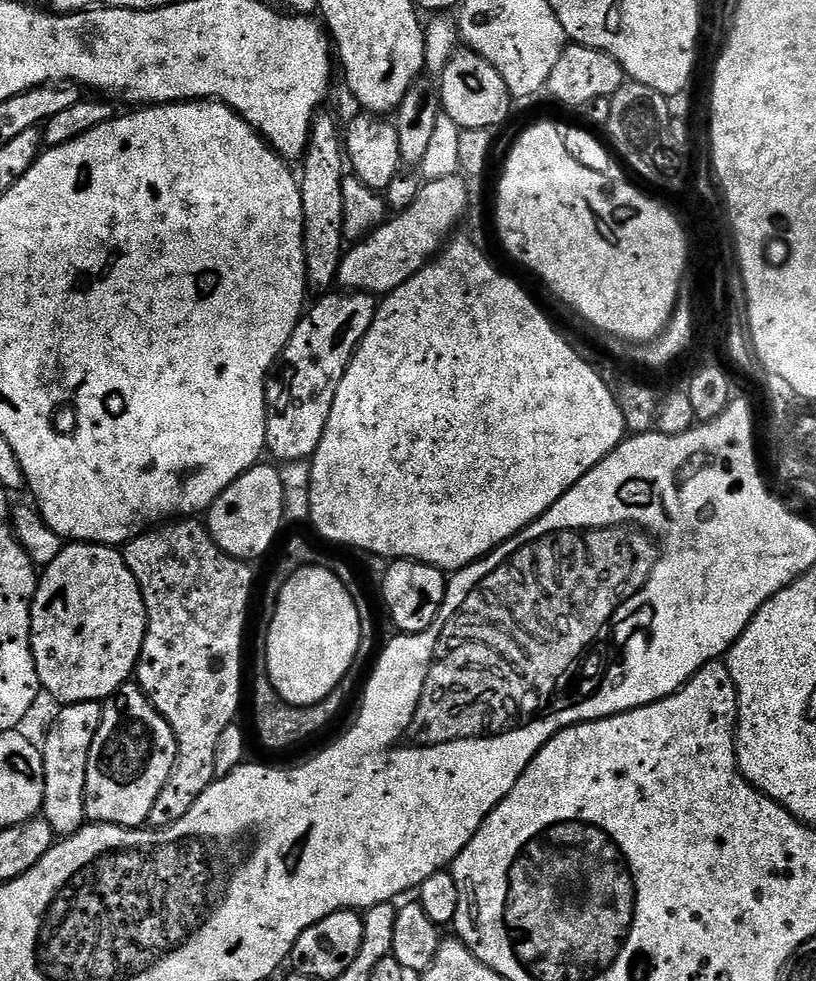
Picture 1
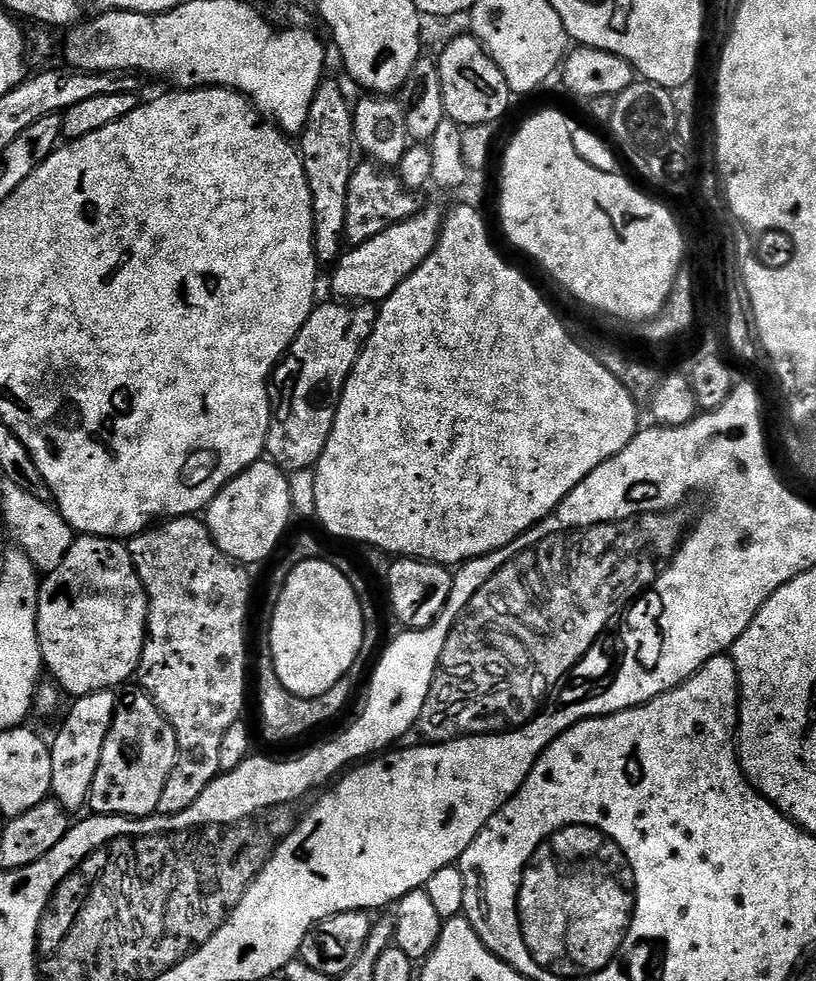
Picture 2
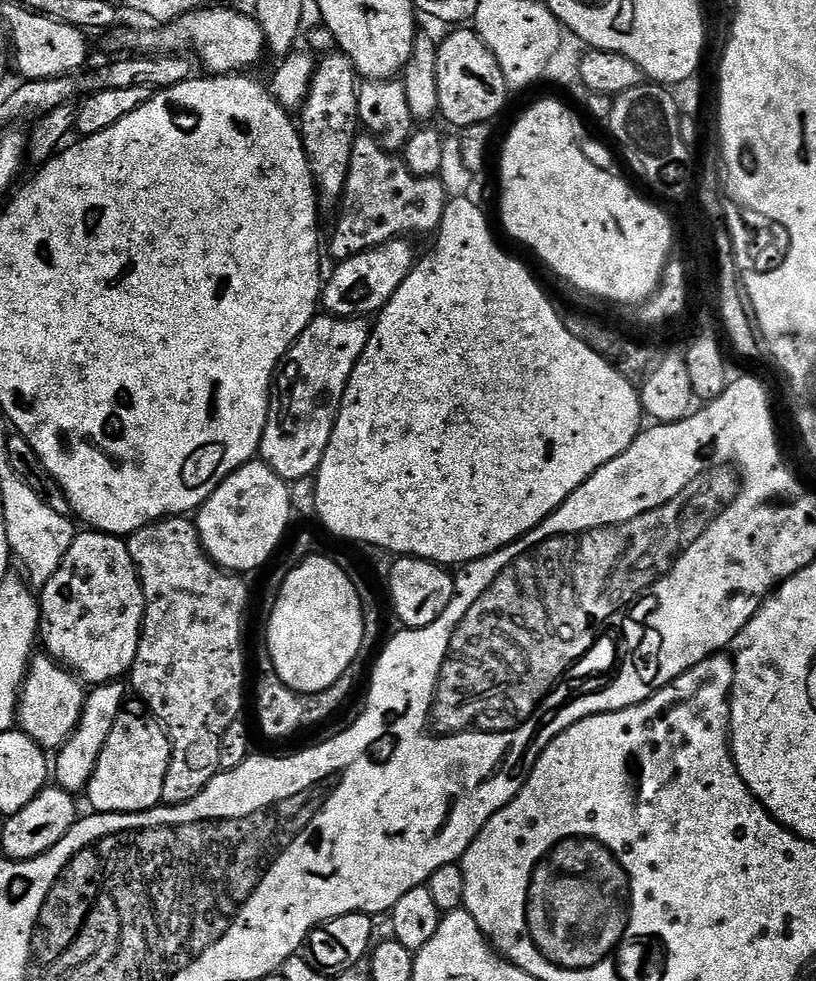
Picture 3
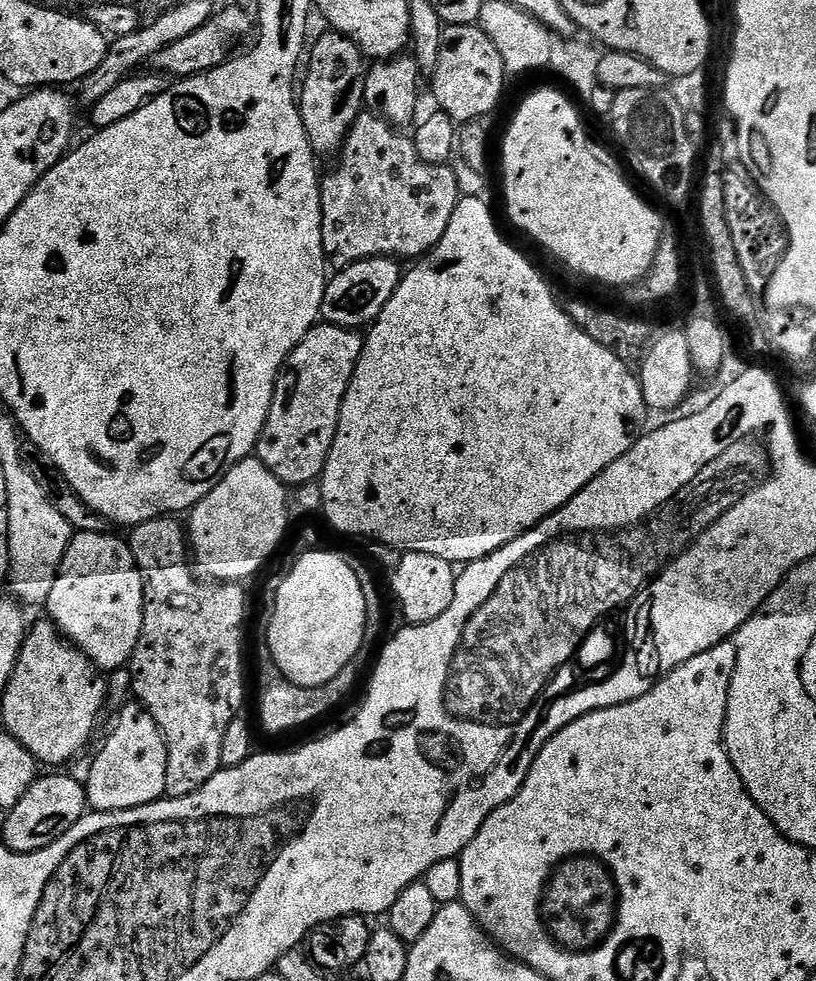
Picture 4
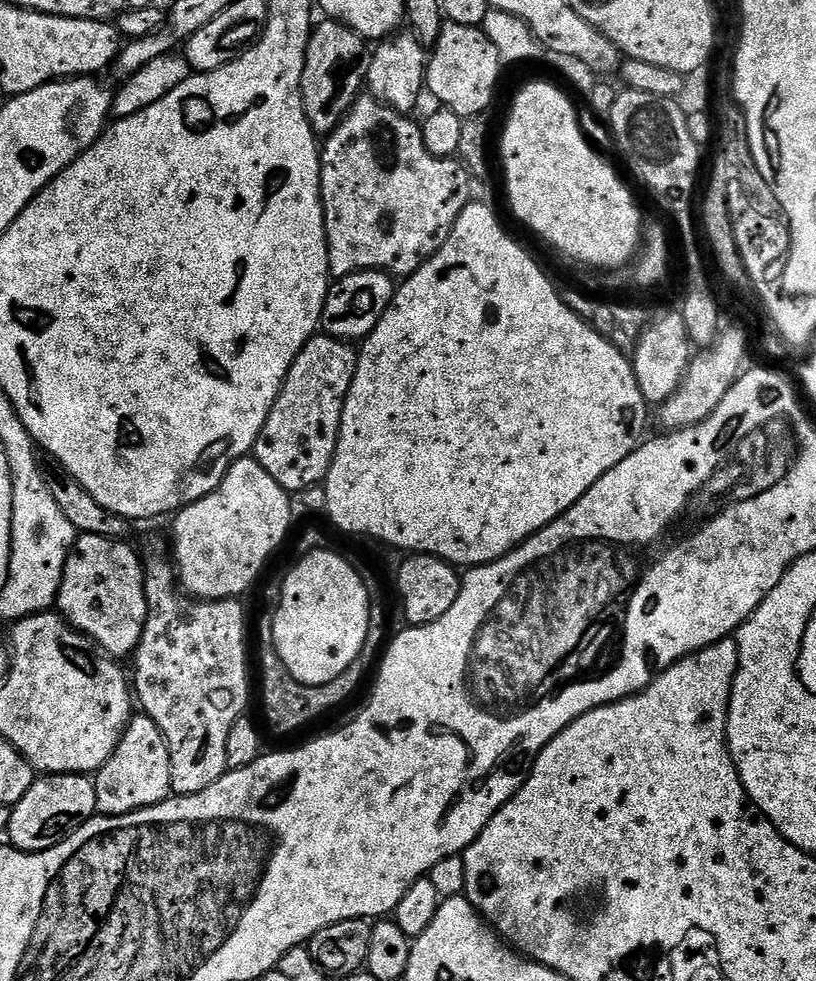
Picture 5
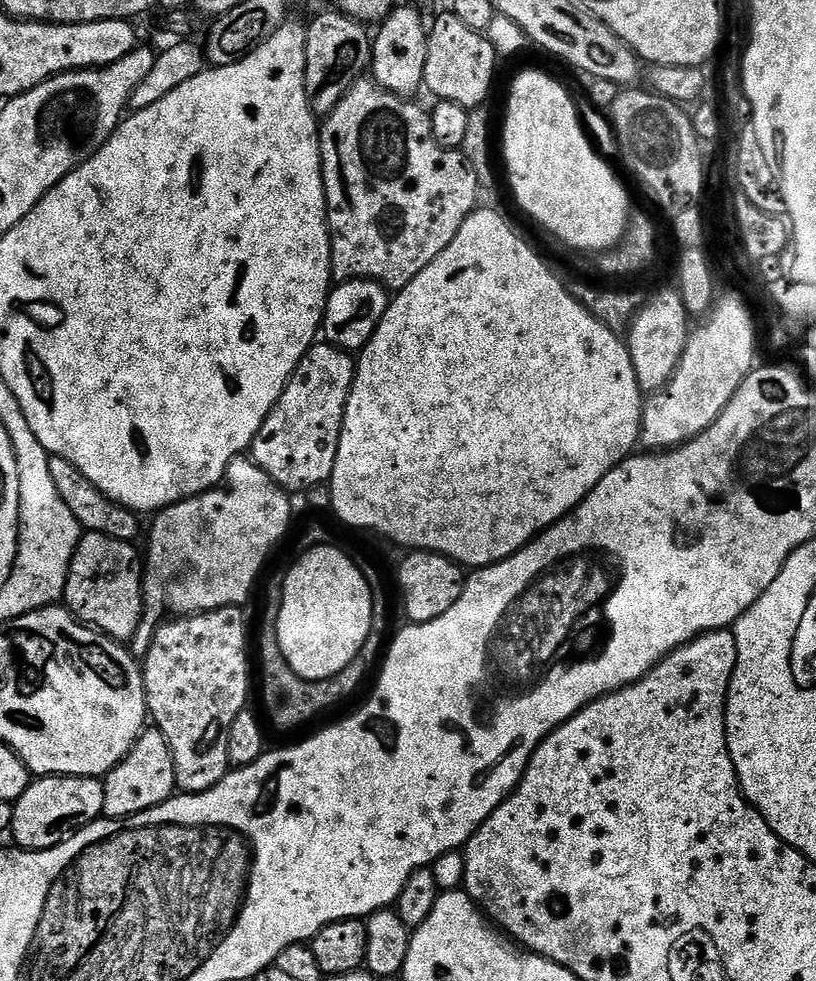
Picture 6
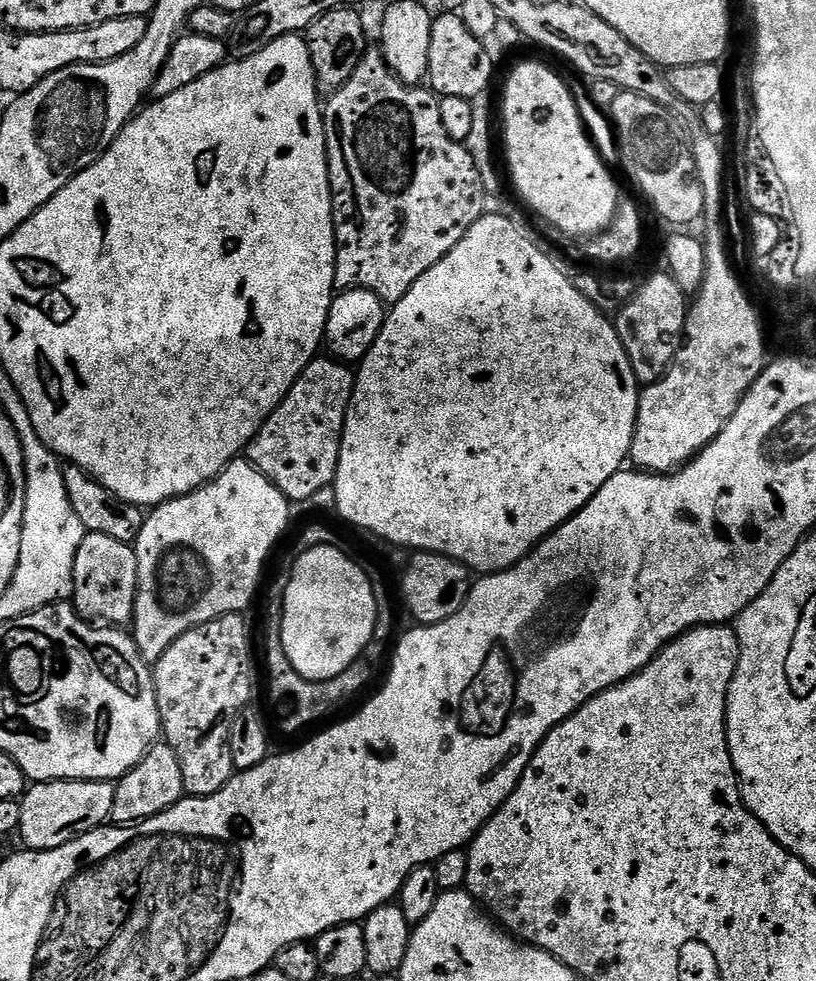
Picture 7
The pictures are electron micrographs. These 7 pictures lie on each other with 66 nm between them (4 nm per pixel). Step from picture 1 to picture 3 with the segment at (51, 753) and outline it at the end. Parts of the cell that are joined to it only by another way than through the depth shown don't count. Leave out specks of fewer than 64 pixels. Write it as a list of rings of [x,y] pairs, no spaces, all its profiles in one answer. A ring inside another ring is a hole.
[[[120,682],[97,684],[87,693],[78,726],[72,731],[71,738],[55,753],[56,760],[54,756],[54,780],[59,787],[73,794],[83,793],[87,789],[98,766],[102,746],[106,746],[106,738],[110,738],[110,730],[114,730],[114,722],[126,703],[122,685]]]

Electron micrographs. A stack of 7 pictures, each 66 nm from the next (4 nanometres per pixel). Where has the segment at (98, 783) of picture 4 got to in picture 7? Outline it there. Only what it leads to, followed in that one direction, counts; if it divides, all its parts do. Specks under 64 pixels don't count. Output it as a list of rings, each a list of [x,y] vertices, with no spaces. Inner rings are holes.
[[[157,742],[127,774],[115,781],[114,806],[110,817],[116,826],[138,824],[140,821],[164,812],[185,795],[182,768],[175,749],[167,742]]]

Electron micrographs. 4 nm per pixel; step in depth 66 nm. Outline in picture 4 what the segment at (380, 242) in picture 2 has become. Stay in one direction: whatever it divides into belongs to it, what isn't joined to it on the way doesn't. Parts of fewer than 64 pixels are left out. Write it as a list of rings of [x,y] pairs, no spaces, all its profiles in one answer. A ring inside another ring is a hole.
[[[375,256],[369,260],[359,260],[349,268],[339,269],[328,282],[328,289],[322,298],[320,315],[323,323],[343,328],[367,329],[375,325],[384,315],[384,307],[392,302],[394,290],[400,287],[402,272],[395,259]]]

